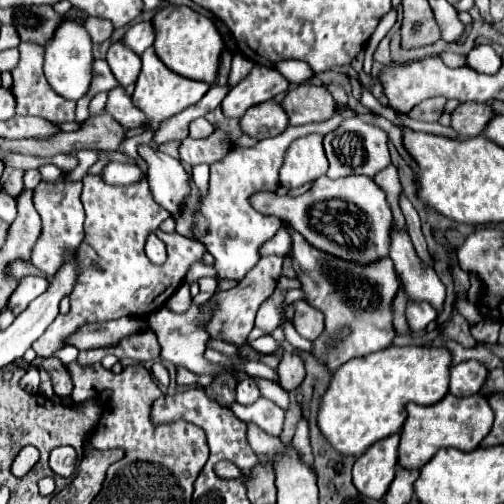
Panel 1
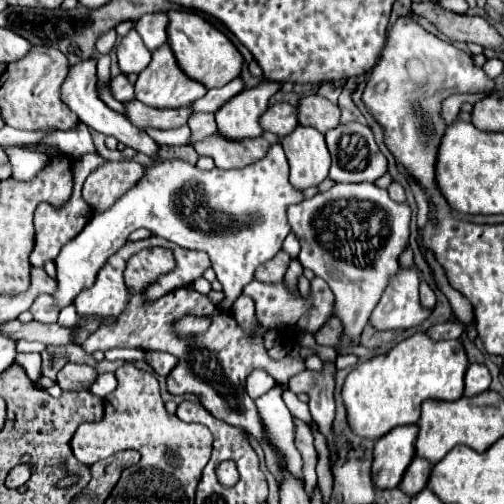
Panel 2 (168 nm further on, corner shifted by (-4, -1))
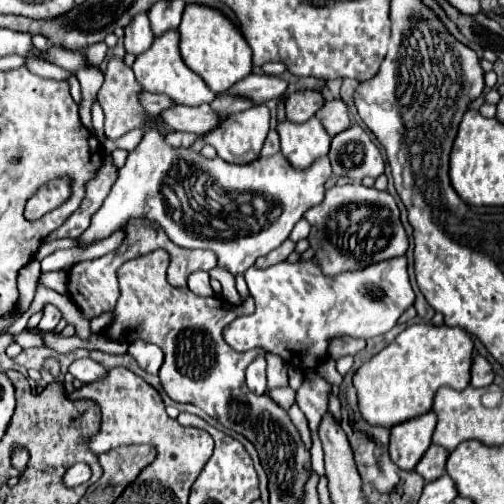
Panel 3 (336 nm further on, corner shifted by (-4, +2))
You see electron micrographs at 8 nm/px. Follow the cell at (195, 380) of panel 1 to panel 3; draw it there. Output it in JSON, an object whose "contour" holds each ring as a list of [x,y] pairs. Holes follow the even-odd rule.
{"contour":[[[136,340],[128,346],[128,352],[136,358],[140,368],[144,368],[150,374],[158,374],[160,370],[160,348],[156,344],[148,344],[142,340]],[[152,366],[152,368],[150,368]]]}

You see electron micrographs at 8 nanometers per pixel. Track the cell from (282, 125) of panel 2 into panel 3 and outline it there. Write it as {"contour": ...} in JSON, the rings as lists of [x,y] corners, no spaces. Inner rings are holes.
{"contour":[[[316,90],[294,92],[286,98],[286,118],[290,122],[306,122],[316,114],[316,110],[324,104],[324,98]]]}

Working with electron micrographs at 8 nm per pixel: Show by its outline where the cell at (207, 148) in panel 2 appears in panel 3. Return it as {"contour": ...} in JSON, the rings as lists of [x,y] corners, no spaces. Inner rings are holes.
{"contour":[[[270,130],[268,136],[266,136],[266,140],[264,140],[264,146],[262,146],[258,158],[260,158],[260,156],[262,156],[262,158],[264,158],[264,156],[272,156],[272,154],[278,154],[278,152],[280,152],[278,132],[276,132],[276,130]]]}

